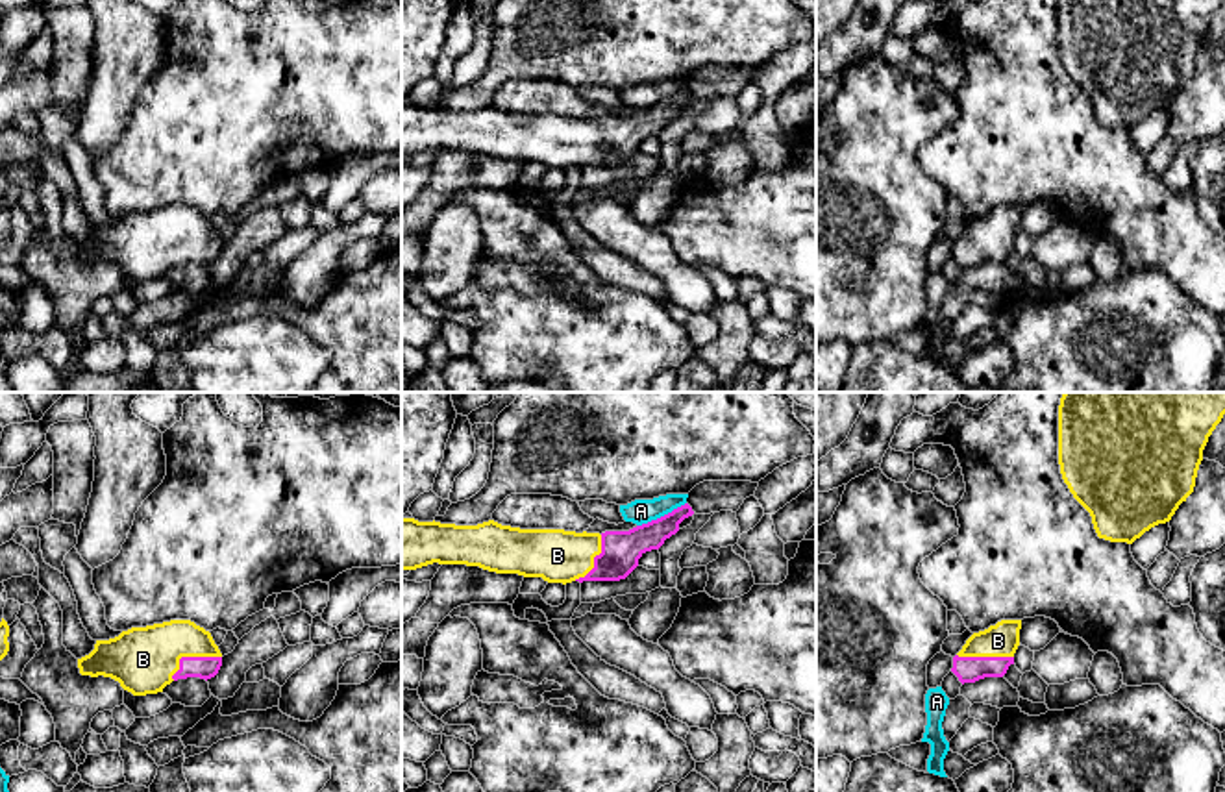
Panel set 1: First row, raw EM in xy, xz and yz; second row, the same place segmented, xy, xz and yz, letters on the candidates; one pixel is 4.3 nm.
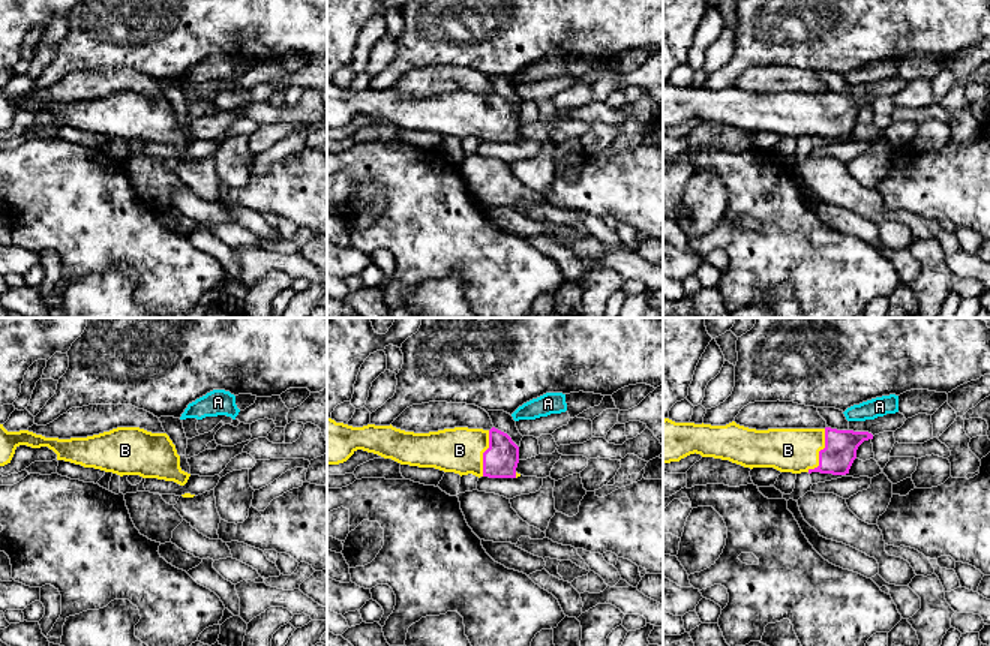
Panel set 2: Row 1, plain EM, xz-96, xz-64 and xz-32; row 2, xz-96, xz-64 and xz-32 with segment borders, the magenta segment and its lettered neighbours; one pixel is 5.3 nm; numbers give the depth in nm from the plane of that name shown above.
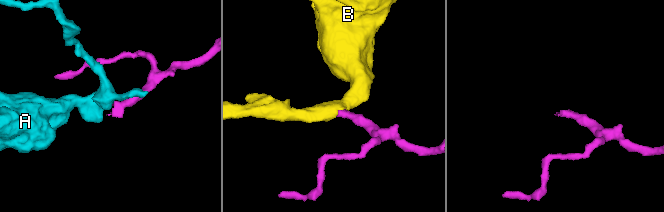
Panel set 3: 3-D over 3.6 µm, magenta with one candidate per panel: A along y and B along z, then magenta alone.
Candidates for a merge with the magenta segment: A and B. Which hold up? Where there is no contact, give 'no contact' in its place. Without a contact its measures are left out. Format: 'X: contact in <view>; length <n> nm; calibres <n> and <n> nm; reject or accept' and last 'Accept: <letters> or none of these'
A: contact in xz; length 240 nm; calibres 180 and 110 nm; reject
B: contact in xy; length 240 nm; calibres 100 and 280 nm; accept
Accept: B

